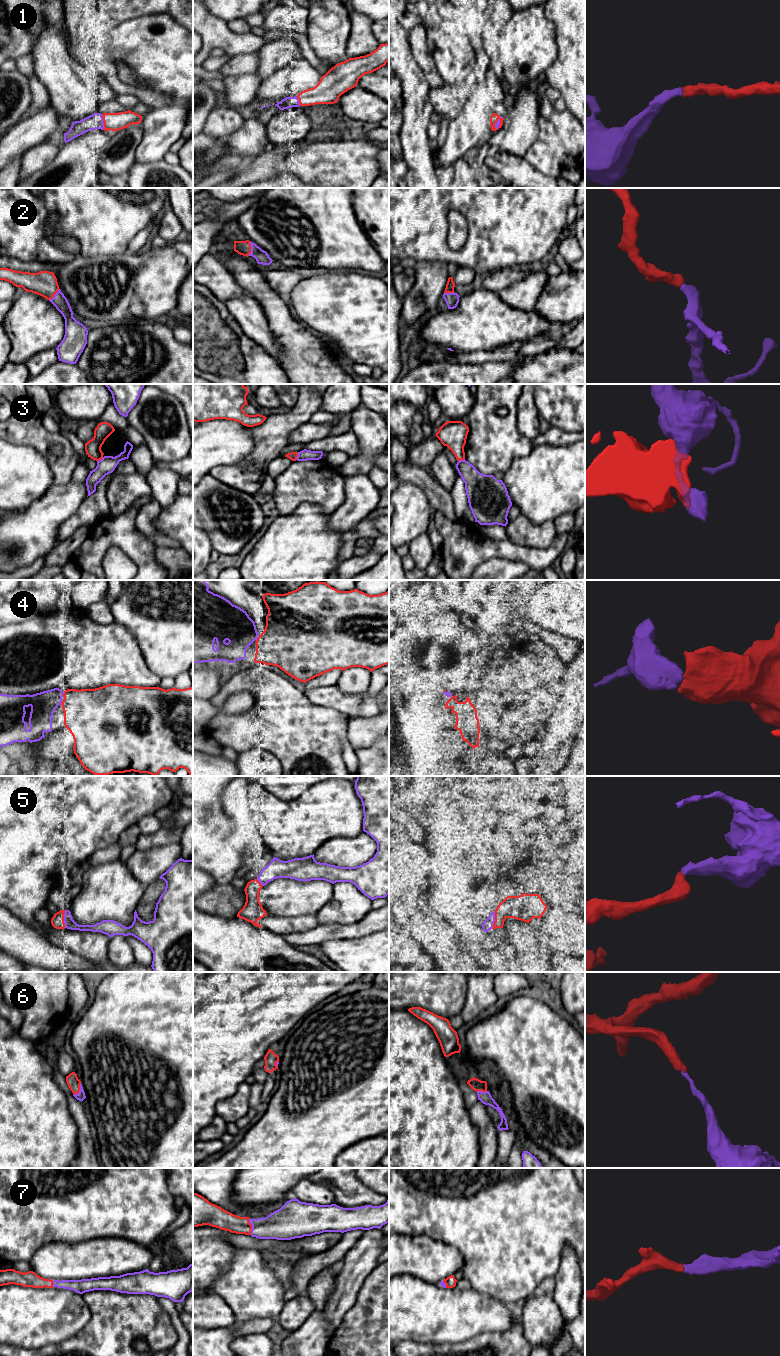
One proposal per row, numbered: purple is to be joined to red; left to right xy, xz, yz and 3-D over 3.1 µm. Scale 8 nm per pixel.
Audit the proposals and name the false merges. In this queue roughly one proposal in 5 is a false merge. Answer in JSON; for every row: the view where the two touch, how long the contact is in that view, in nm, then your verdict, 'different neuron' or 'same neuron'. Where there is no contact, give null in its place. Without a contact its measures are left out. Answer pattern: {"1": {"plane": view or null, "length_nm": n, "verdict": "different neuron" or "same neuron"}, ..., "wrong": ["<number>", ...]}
{"1": {"plane": "xy", "length_nm": 130, "verdict": "same neuron"}, "2": {"plane": "xz", "length_nm": 120, "verdict": "same neuron"}, "3": {"plane": "xz", "length_nm": 70, "verdict": "different neuron"}, "4": {"plane": "xy", "length_nm": 40, "verdict": "same neuron"}, "5": {"plane": "xy", "length_nm": 140, "verdict": "same neuron"}, "6": {"plane": "xy", "length_nm": 120, "verdict": "same neuron"}, "7": {"plane": "xz", "length_nm": 130, "verdict": "same neuron"}, "wrong": ["3"]}

